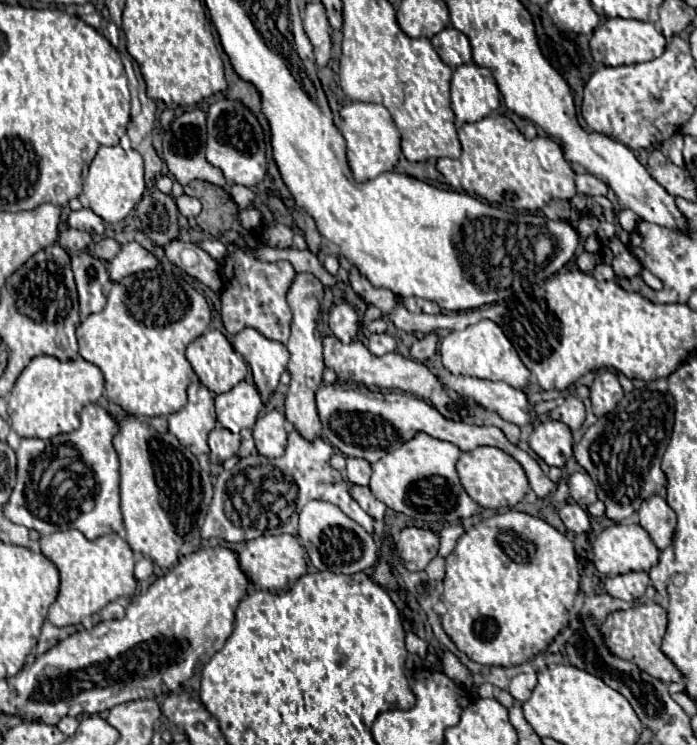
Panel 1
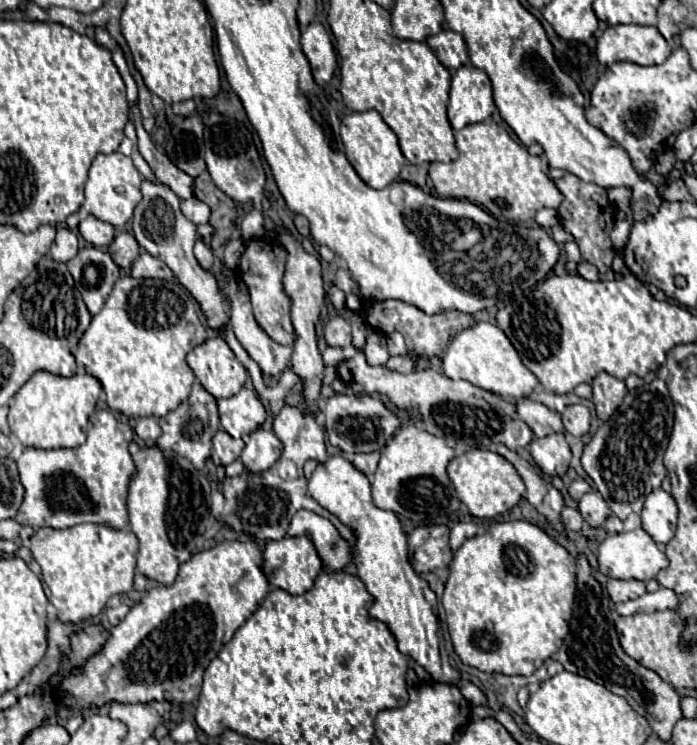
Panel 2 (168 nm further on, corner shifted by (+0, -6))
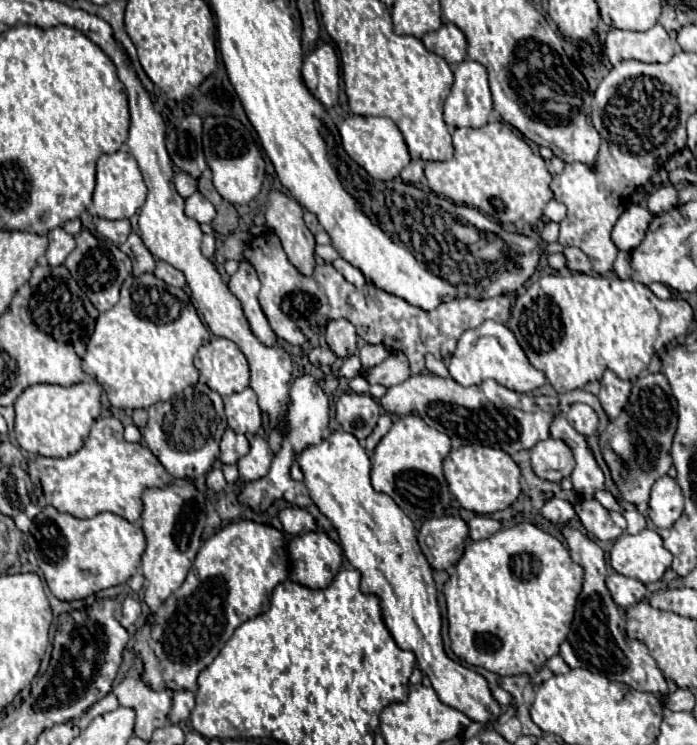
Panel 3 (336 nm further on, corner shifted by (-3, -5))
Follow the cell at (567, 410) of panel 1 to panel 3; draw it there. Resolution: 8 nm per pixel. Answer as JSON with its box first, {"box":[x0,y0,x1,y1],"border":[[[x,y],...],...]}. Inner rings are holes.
{"box":[565,404,597,436],"border":[[[573,404],[569,408],[569,412],[565,414],[567,422],[583,436],[593,436],[597,432],[597,414],[593,412],[591,406],[585,406],[585,404]]]}

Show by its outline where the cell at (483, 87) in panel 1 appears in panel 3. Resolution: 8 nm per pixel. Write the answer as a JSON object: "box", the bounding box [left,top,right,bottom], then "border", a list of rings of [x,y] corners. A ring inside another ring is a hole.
{"box":[443,60,493,128],"border":[[[463,60],[453,74],[455,82],[443,108],[445,124],[453,128],[485,126],[493,110],[485,66],[475,60]]]}

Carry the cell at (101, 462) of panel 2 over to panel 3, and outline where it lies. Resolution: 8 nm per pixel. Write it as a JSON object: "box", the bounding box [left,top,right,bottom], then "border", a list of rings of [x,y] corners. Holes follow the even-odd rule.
{"box":[27,418,173,524],"border":[[[97,418],[83,448],[67,458],[37,456],[27,468],[39,506],[55,506],[77,518],[93,518],[99,512],[113,512],[137,524],[143,512],[141,494],[145,488],[167,488],[173,476],[159,458],[145,446],[125,442],[123,424],[117,418]]]}

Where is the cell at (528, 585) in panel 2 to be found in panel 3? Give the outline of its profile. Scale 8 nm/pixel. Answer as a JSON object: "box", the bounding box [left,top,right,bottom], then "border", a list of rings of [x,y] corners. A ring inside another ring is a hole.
{"box":[443,522,583,676],"border":[[[523,522],[523,524],[511,526],[511,528],[499,530],[497,534],[493,534],[493,538],[485,538],[485,540],[471,542],[465,548],[463,558],[457,562],[455,574],[447,580],[447,584],[443,588],[445,600],[447,600],[447,620],[449,625],[449,638],[451,638],[451,650],[461,660],[465,660],[467,664],[481,666],[481,668],[485,668],[489,672],[495,672],[499,676],[515,676],[515,674],[529,674],[529,676],[533,676],[551,656],[559,654],[559,646],[561,646],[561,642],[569,634],[569,626],[571,626],[571,620],[573,620],[573,614],[575,614],[575,602],[577,602],[577,596],[581,592],[581,584],[583,584],[583,568],[571,560],[569,550],[555,536],[539,530],[533,524]]]}

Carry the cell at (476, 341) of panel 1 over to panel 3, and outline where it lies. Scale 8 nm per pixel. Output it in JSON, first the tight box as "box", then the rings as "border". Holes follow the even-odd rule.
{"box":[449,320,547,392],"border":[[[487,320],[479,328],[467,330],[461,336],[457,350],[453,352],[451,362],[449,362],[449,374],[461,386],[475,386],[487,378],[493,378],[501,386],[515,390],[515,392],[533,392],[547,382],[545,374],[527,360],[513,332],[505,324],[493,322],[493,320]]]}

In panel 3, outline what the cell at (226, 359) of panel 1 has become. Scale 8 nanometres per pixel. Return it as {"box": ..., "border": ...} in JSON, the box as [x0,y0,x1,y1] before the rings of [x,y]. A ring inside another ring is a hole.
{"box":[195,336,249,396],"border":[[[213,336],[211,342],[199,348],[195,366],[205,376],[211,390],[221,396],[241,392],[249,386],[249,364],[239,346],[227,338]]]}

